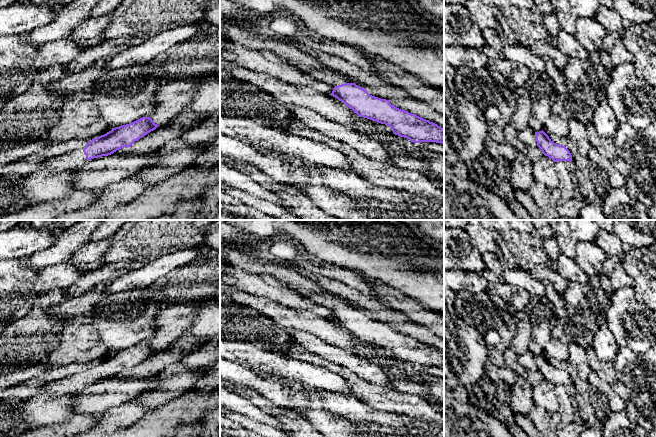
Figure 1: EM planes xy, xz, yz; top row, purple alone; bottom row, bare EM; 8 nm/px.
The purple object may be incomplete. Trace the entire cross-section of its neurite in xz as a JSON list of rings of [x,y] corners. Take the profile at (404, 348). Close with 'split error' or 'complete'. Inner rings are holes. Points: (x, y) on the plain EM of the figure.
[[[294,285],[287,287],[314,304],[333,310],[330,319],[343,326],[358,340],[385,348],[395,359],[414,367],[444,368],[444,352],[391,329],[389,324],[370,319],[355,307],[349,307],[344,299],[328,292],[312,292]]]; split error

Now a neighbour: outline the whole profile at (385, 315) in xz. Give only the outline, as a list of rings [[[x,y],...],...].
[[[305,270],[298,272],[316,282],[326,292],[338,296],[345,301],[352,302],[354,304],[353,307],[366,312],[370,319],[389,324],[391,329],[408,335],[411,338],[416,338],[444,352],[444,339],[434,334],[430,327],[409,322],[407,314],[386,308],[377,299],[363,294],[343,282]]]

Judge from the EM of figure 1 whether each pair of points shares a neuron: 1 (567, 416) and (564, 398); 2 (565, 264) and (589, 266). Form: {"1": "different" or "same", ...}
{"1": "same", "2": "different"}

